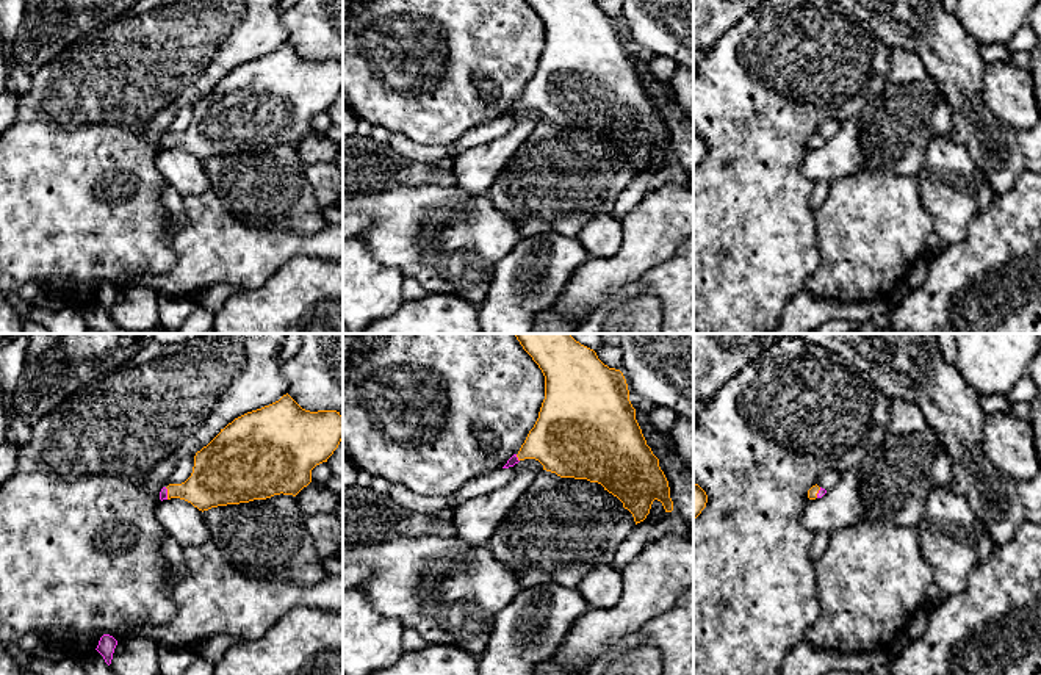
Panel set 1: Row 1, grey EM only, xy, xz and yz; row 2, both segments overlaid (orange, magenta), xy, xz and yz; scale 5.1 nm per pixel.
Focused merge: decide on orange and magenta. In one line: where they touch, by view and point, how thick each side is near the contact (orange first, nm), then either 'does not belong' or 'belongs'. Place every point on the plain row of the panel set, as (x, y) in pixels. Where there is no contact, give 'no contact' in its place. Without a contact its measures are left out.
meets orange in xy at (168, 143); 260 nm thick on the orange side, 50 nm on the other; belongs

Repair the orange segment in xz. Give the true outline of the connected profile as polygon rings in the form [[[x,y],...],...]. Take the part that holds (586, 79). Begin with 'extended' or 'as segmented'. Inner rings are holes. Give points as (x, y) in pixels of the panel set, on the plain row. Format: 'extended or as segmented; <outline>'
extended; [[[526,0],[545,25],[545,49],[539,67],[520,100],[502,117],[535,108],[560,127],[598,132],[617,146],[636,174],[650,163],[654,149],[673,160],[670,136],[659,108],[642,83],[620,19],[604,14],[595,0]]]

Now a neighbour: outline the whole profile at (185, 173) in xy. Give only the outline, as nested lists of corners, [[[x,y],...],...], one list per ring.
[[[163,149],[158,153],[157,166],[164,180],[182,197],[202,194],[211,190],[204,161],[185,149]]]

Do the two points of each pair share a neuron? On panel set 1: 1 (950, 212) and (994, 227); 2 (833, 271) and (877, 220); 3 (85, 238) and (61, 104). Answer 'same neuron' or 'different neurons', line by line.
1: different neurons
2: same neuron
3: same neuron

